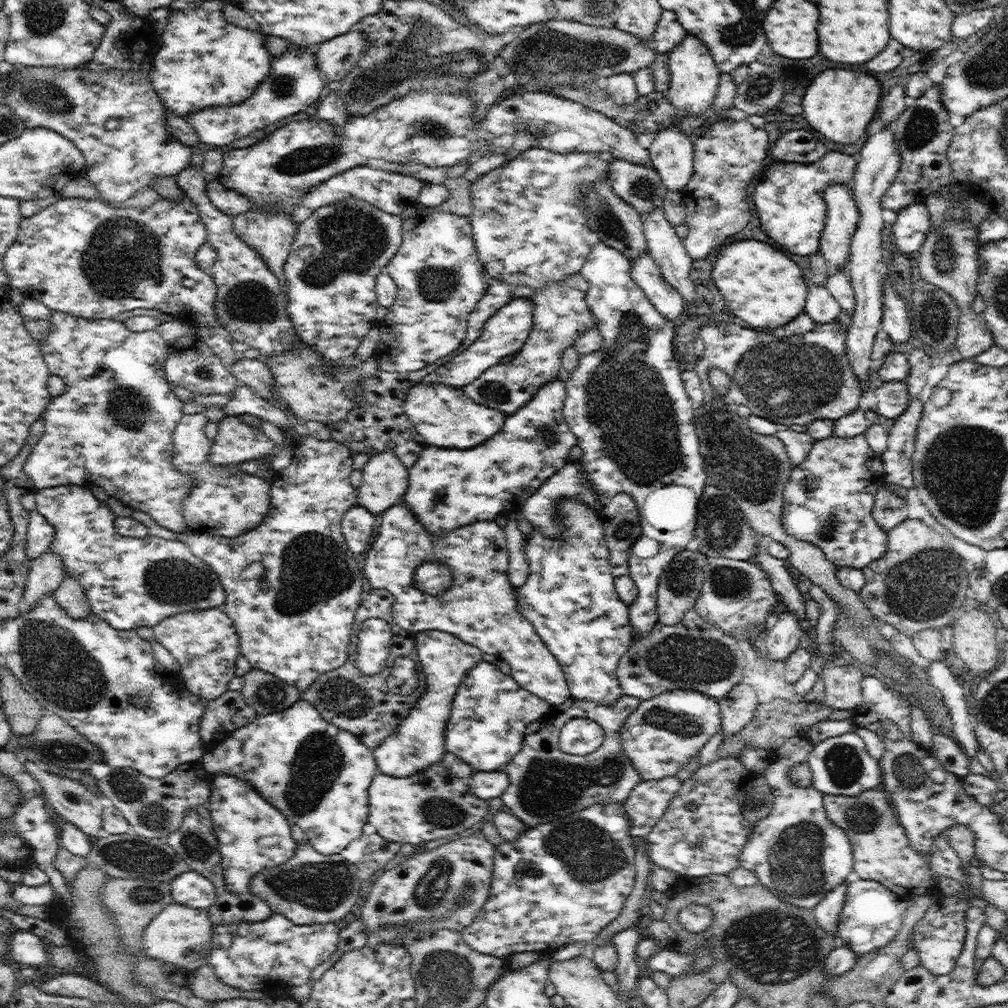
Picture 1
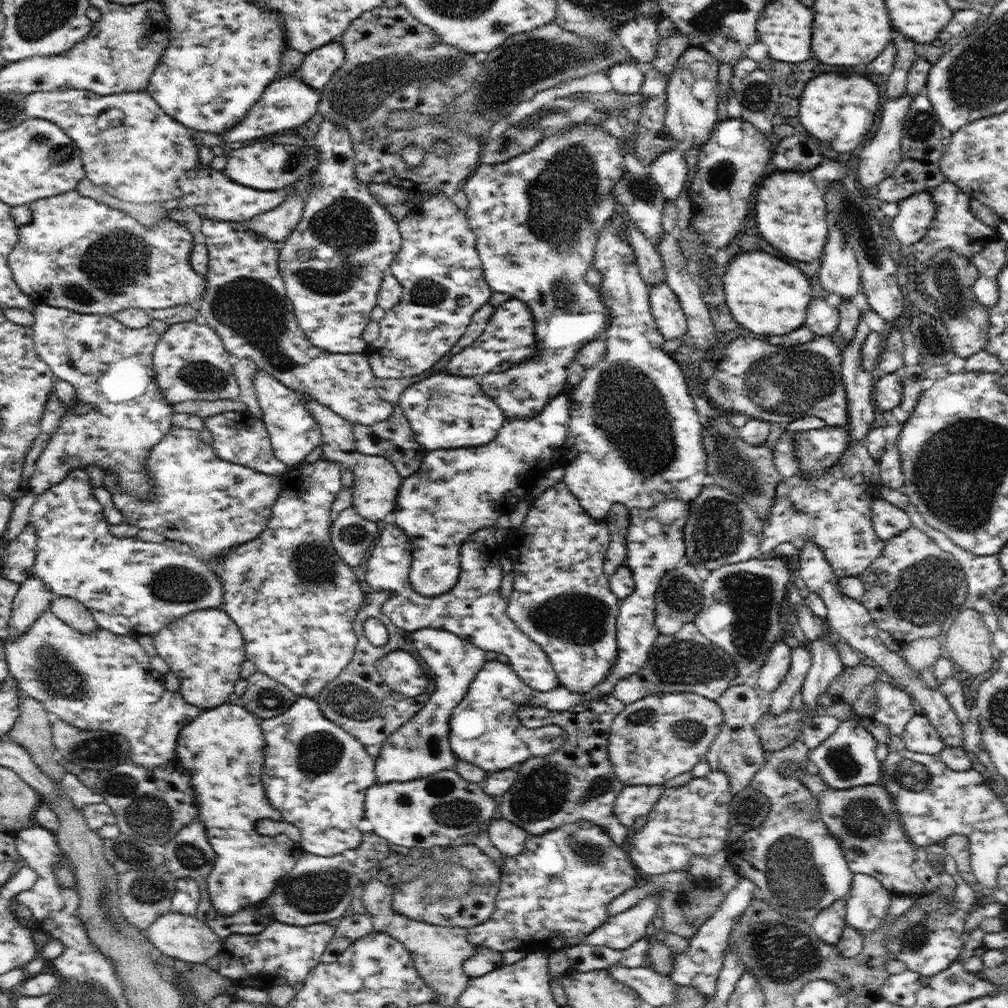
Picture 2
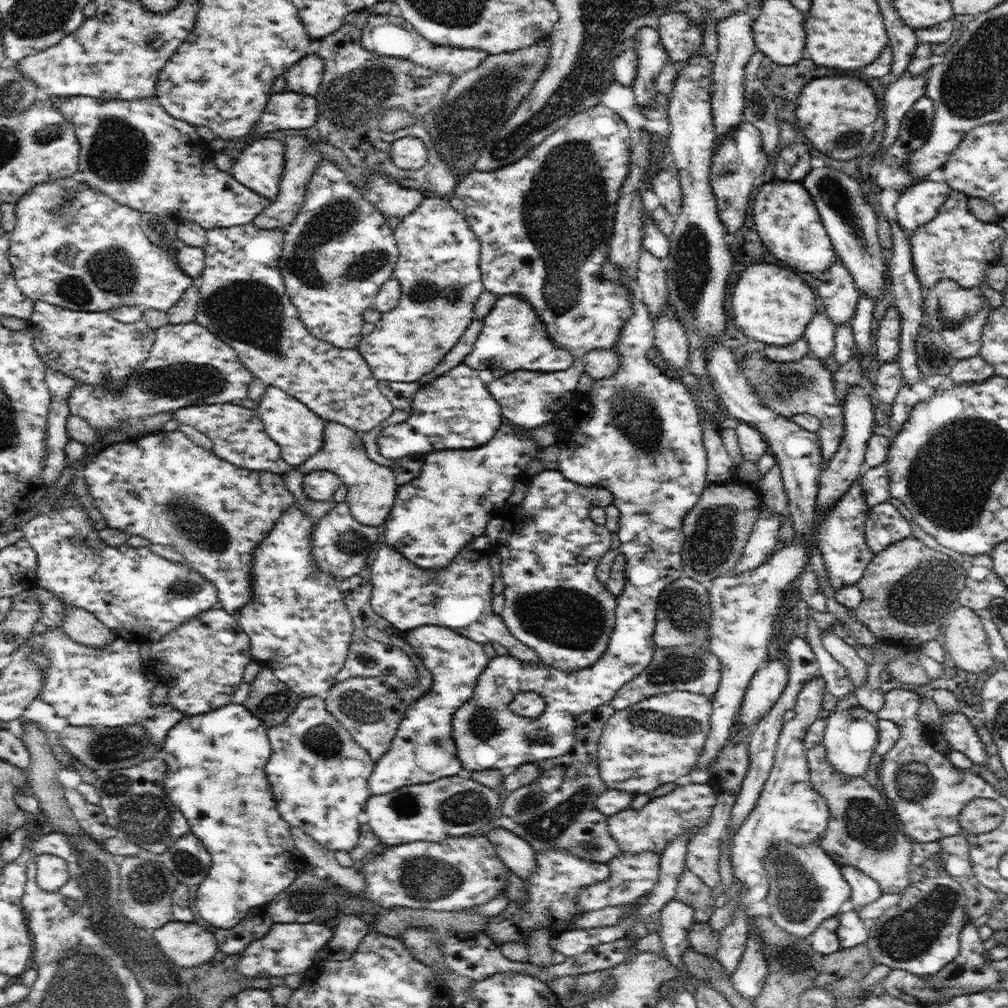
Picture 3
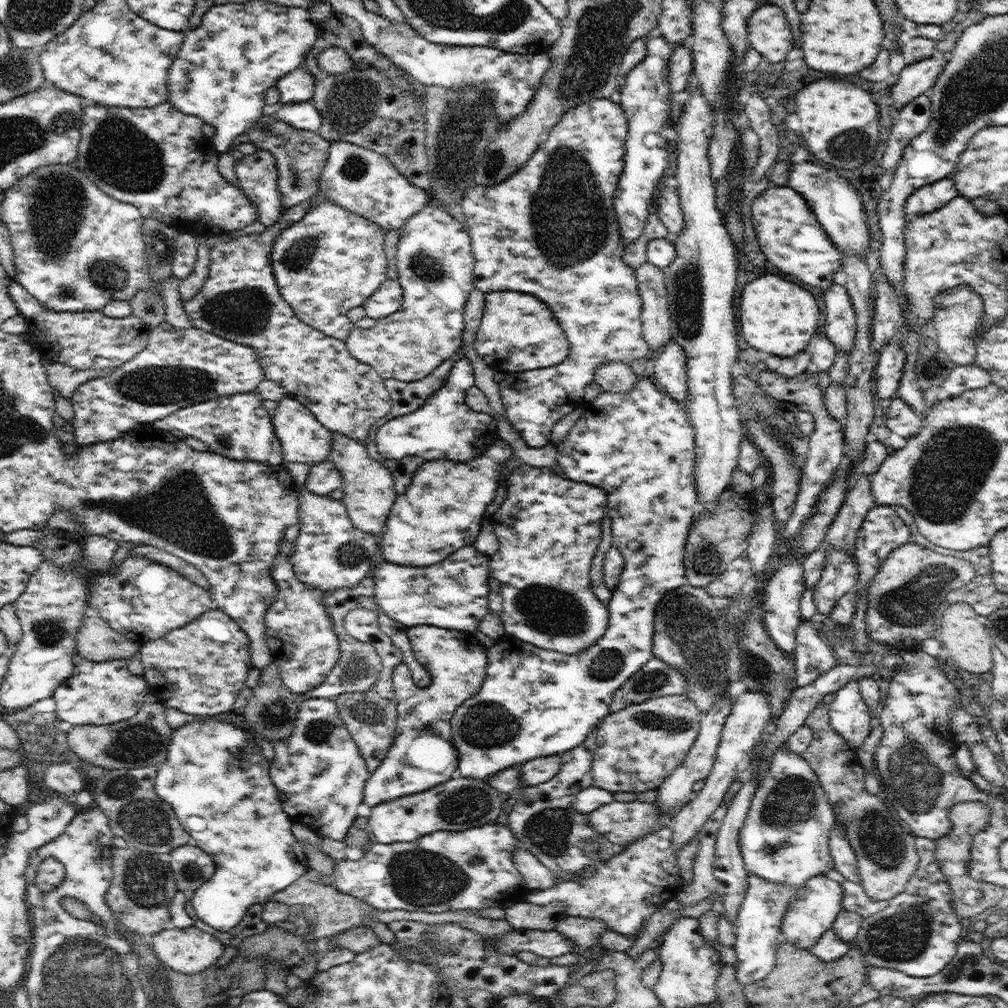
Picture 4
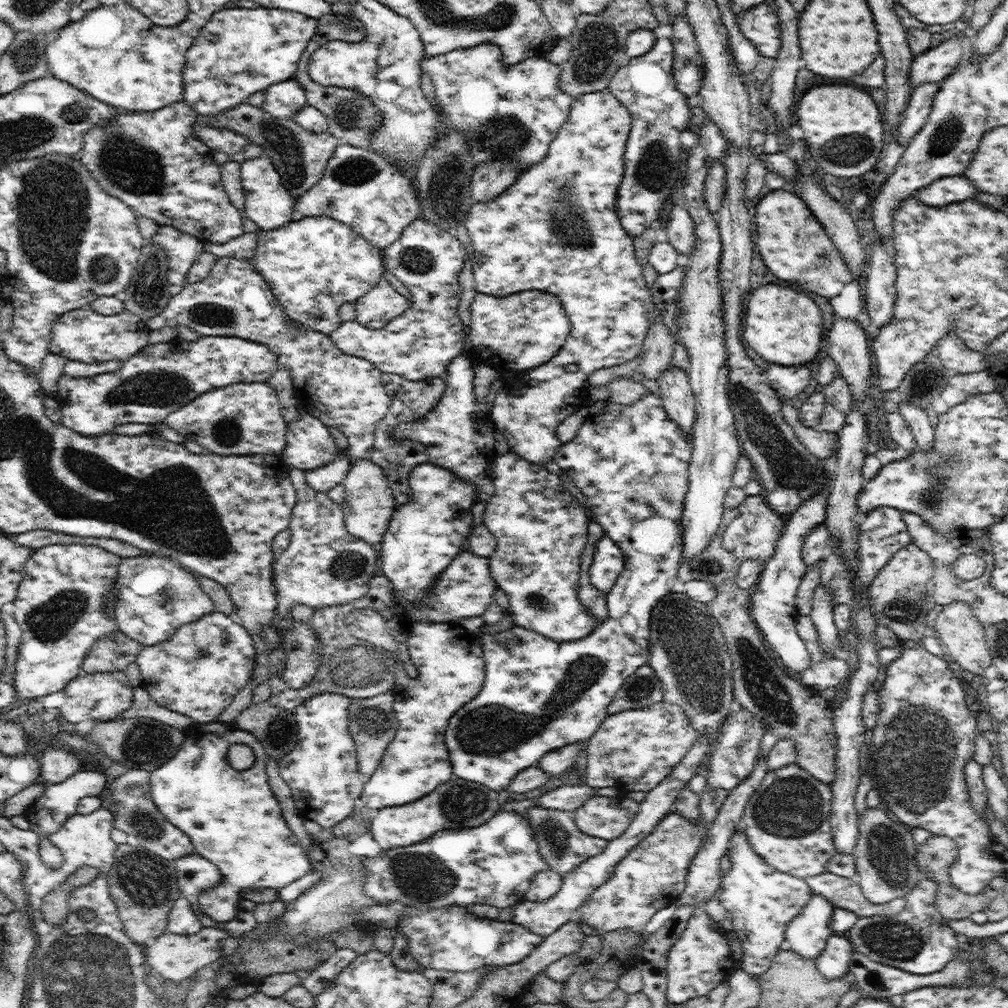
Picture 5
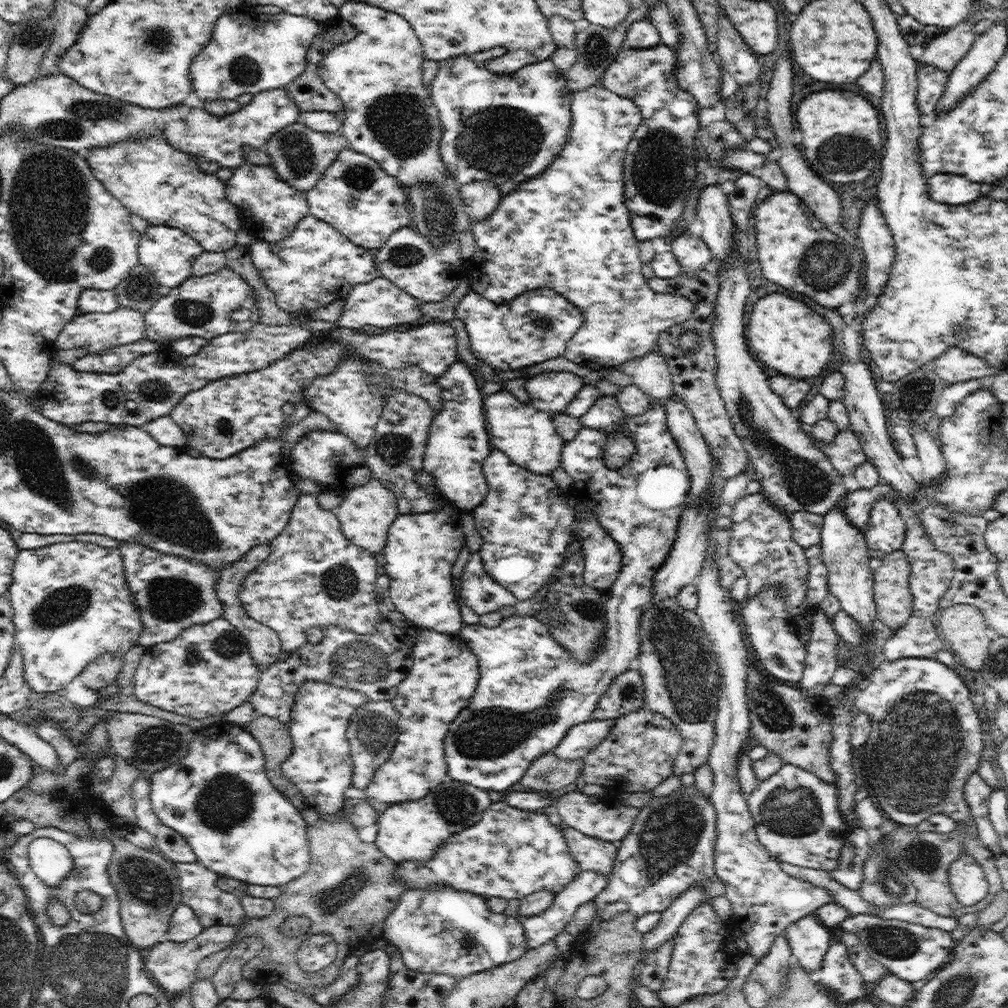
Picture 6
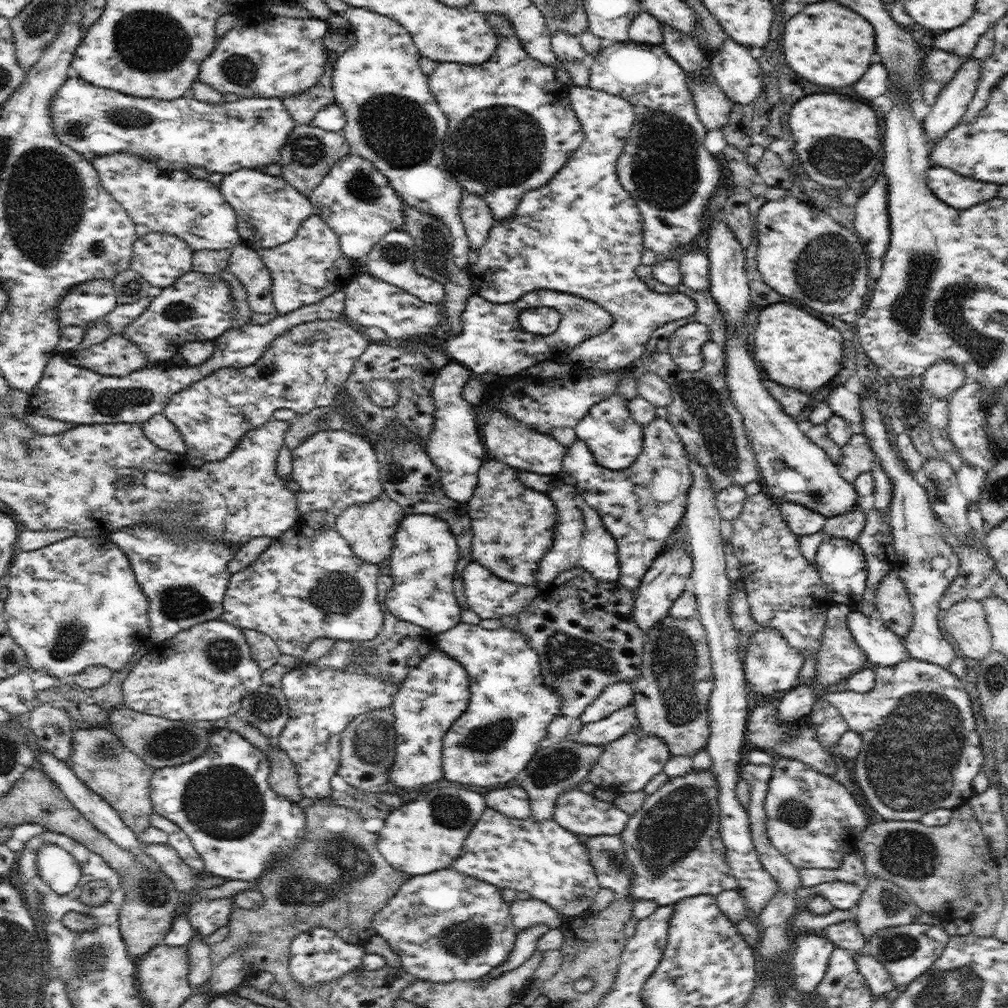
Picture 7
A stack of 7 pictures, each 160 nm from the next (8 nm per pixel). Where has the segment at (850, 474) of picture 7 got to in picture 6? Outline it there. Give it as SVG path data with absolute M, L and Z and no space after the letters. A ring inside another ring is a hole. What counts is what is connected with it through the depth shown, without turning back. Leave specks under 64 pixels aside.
M838 431L831 443L814 441L840 474L853 474L860 463L867 461L858 437L851 432Z

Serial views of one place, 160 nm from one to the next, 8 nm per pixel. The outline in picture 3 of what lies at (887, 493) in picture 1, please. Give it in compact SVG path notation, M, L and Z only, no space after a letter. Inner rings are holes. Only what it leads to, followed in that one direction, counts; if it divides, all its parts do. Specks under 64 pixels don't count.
M888 500L874 505L865 522L866 546L876 554L892 544L912 536L911 526L904 515Z

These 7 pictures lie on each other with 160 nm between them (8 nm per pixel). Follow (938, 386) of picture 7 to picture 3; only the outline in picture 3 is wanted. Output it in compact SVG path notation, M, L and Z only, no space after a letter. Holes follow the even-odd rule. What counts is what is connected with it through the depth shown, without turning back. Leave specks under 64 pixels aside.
M942 278L942 282L925 292L924 310L929 328L942 336L954 358L959 361L979 354L982 347L982 330L993 310L979 289L962 288L958 282Z

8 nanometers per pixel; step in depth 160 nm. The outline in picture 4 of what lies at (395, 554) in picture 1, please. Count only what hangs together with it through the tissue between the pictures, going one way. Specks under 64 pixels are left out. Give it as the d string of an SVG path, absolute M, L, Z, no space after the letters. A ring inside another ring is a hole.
M470 544L455 550L444 560L425 567L400 566L383 560L376 568L373 578L375 580L374 594L384 614L408 627L432 625L474 633L479 628L479 622L490 612L489 577L489 557Z

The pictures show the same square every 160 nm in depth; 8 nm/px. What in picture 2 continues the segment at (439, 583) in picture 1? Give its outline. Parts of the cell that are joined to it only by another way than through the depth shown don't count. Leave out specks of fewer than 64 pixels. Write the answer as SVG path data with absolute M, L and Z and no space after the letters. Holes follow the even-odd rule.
M562 392L562 394L558 394L558 397L554 398L554 400L550 400L550 402L546 404L546 408L544 408L540 414L537 414L534 420L530 417L507 417L507 419L503 422L502 428L494 437L494 440L483 444L482 446L427 451L420 463L420 466L418 467L418 470L415 470L414 474L411 474L408 478L403 479L403 483L401 484L398 493L398 498L396 499L396 507L391 513L390 519L399 526L399 529L404 531L406 538L410 540L410 546L412 546L412 562L409 572L409 581L416 592L419 592L423 596L439 596L440 594L444 594L454 588L454 585L459 580L459 574L461 571L460 547L462 547L462 544L464 544L466 538L468 538L470 534L474 534L474 532L481 528L494 526L500 516L504 516L505 513L512 512L512 510L516 508L516 504L518 504L522 498L531 494L531 490L536 485L537 480L552 468L550 460L552 460L554 450L560 449L565 444L566 437L569 434L569 411L568 398Z

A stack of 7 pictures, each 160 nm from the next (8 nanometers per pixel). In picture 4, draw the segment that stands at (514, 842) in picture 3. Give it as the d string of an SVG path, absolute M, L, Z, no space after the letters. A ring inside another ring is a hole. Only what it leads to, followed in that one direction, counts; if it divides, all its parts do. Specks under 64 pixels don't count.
M524 846L516 847L513 863L522 874L527 890L548 890L558 883L558 878Z

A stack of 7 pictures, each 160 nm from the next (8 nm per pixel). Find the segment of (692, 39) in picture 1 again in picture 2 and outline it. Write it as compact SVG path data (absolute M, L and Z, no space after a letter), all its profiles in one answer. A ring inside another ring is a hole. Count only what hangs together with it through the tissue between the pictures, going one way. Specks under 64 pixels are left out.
M688 47L685 53L682 54L680 60L674 69L674 72L669 76L667 82L667 91L665 92L667 96L667 111L665 114L665 125L669 130L669 133L678 141L678 147L681 148L683 152L688 147L696 149L698 152L702 145L711 138L711 134L715 130L716 123L719 121L718 118L718 88L713 88L710 95L705 100L698 100L692 94L692 86L696 82L697 78L692 76L690 72L690 66L694 62L700 62L700 60L708 60L710 66L712 66L712 74L710 76L704 76L704 79L712 79L717 76L717 70L719 69L719 63L716 61L711 54L708 54L706 50L700 47Z

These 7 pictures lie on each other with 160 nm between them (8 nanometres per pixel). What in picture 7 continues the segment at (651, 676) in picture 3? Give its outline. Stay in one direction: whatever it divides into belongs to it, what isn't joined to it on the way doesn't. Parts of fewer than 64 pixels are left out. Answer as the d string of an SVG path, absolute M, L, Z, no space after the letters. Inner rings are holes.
M620 681L602 691L584 710L579 722L587 723L610 716L613 712L633 704L632 682Z

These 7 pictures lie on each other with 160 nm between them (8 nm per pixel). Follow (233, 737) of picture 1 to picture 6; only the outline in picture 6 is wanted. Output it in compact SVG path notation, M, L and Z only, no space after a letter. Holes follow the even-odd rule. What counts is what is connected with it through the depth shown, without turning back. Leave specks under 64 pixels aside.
M307 680L295 694L293 711L288 722L290 736L293 742L292 755L282 764L282 773L292 785L306 799L306 807L316 810L322 816L336 815L342 811L345 801L345 792L352 787L352 769L354 760L350 756L350 742L348 742L347 728L351 715L367 701L367 696L358 690L340 688L329 682Z

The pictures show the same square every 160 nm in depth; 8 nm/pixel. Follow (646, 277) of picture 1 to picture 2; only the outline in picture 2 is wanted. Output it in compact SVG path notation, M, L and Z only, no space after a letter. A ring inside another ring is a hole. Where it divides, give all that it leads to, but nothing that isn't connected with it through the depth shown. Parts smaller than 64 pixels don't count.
M667 283L649 288L649 302L658 332L664 340L680 339L687 332L687 318L676 294Z

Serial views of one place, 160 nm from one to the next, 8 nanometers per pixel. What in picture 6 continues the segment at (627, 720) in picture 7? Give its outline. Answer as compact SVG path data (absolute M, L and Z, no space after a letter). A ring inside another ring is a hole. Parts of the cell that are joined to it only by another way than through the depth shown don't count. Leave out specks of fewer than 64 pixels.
M592 718L588 722L570 727L562 742L554 750L556 757L564 761L583 760L592 750L596 750L596 747L602 744L614 721L614 718L608 720Z

